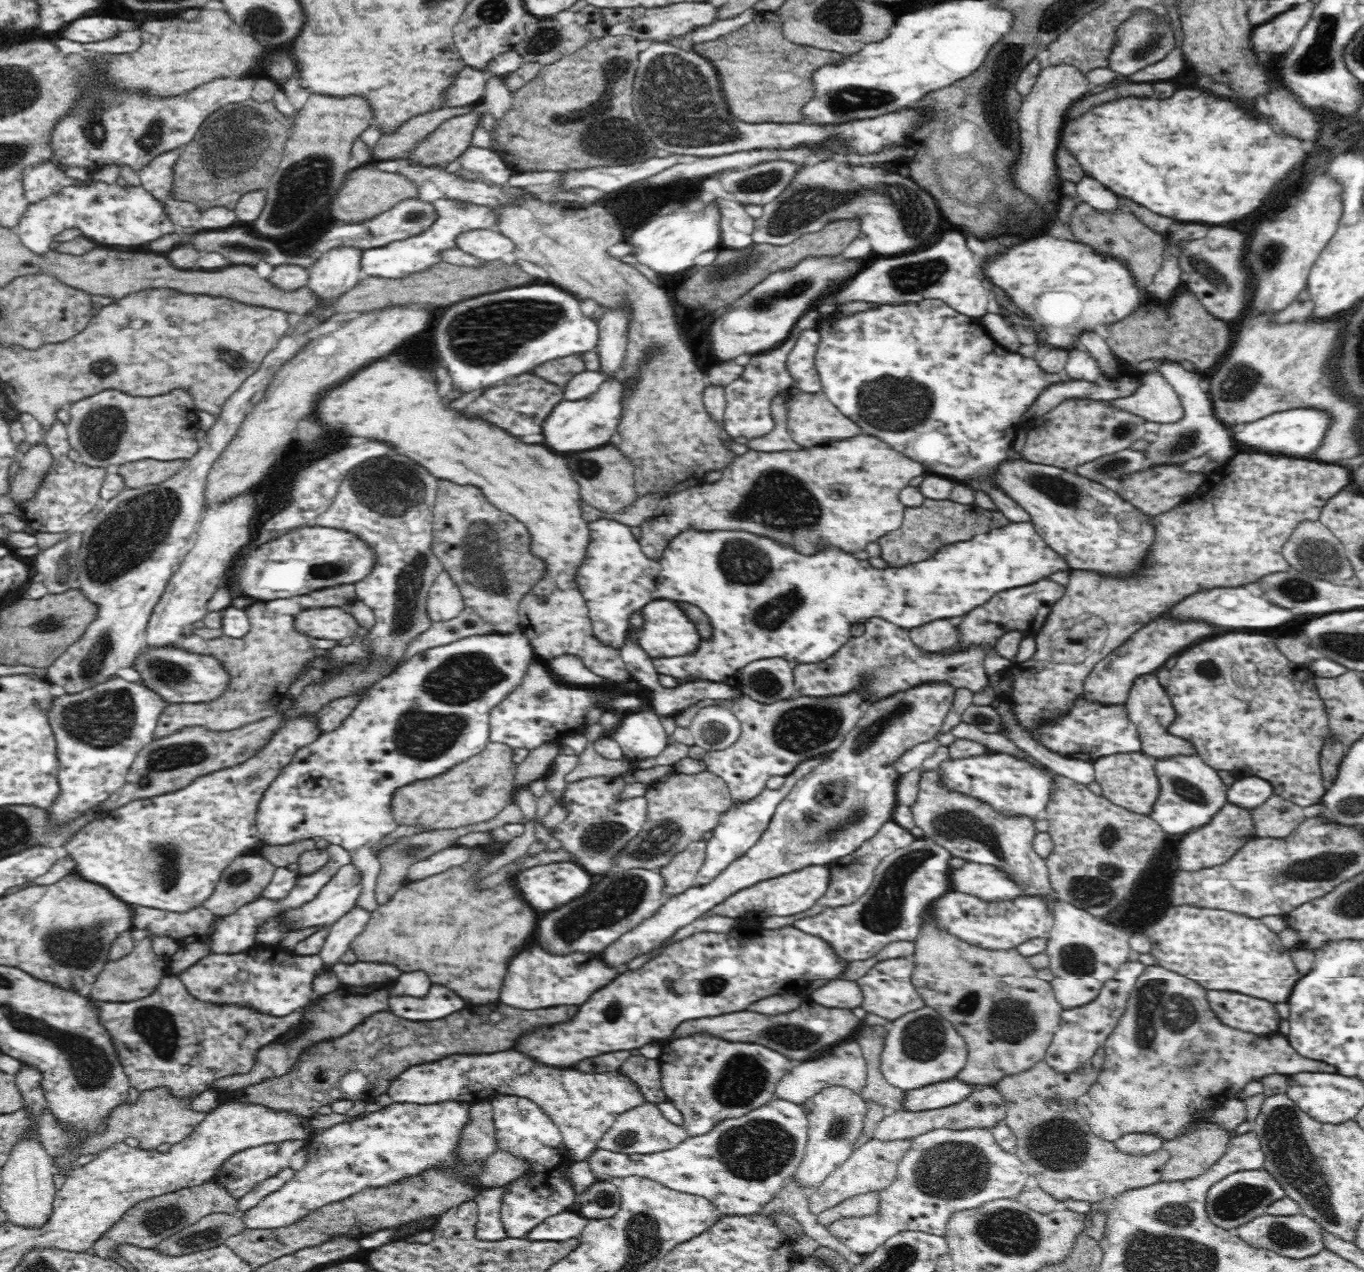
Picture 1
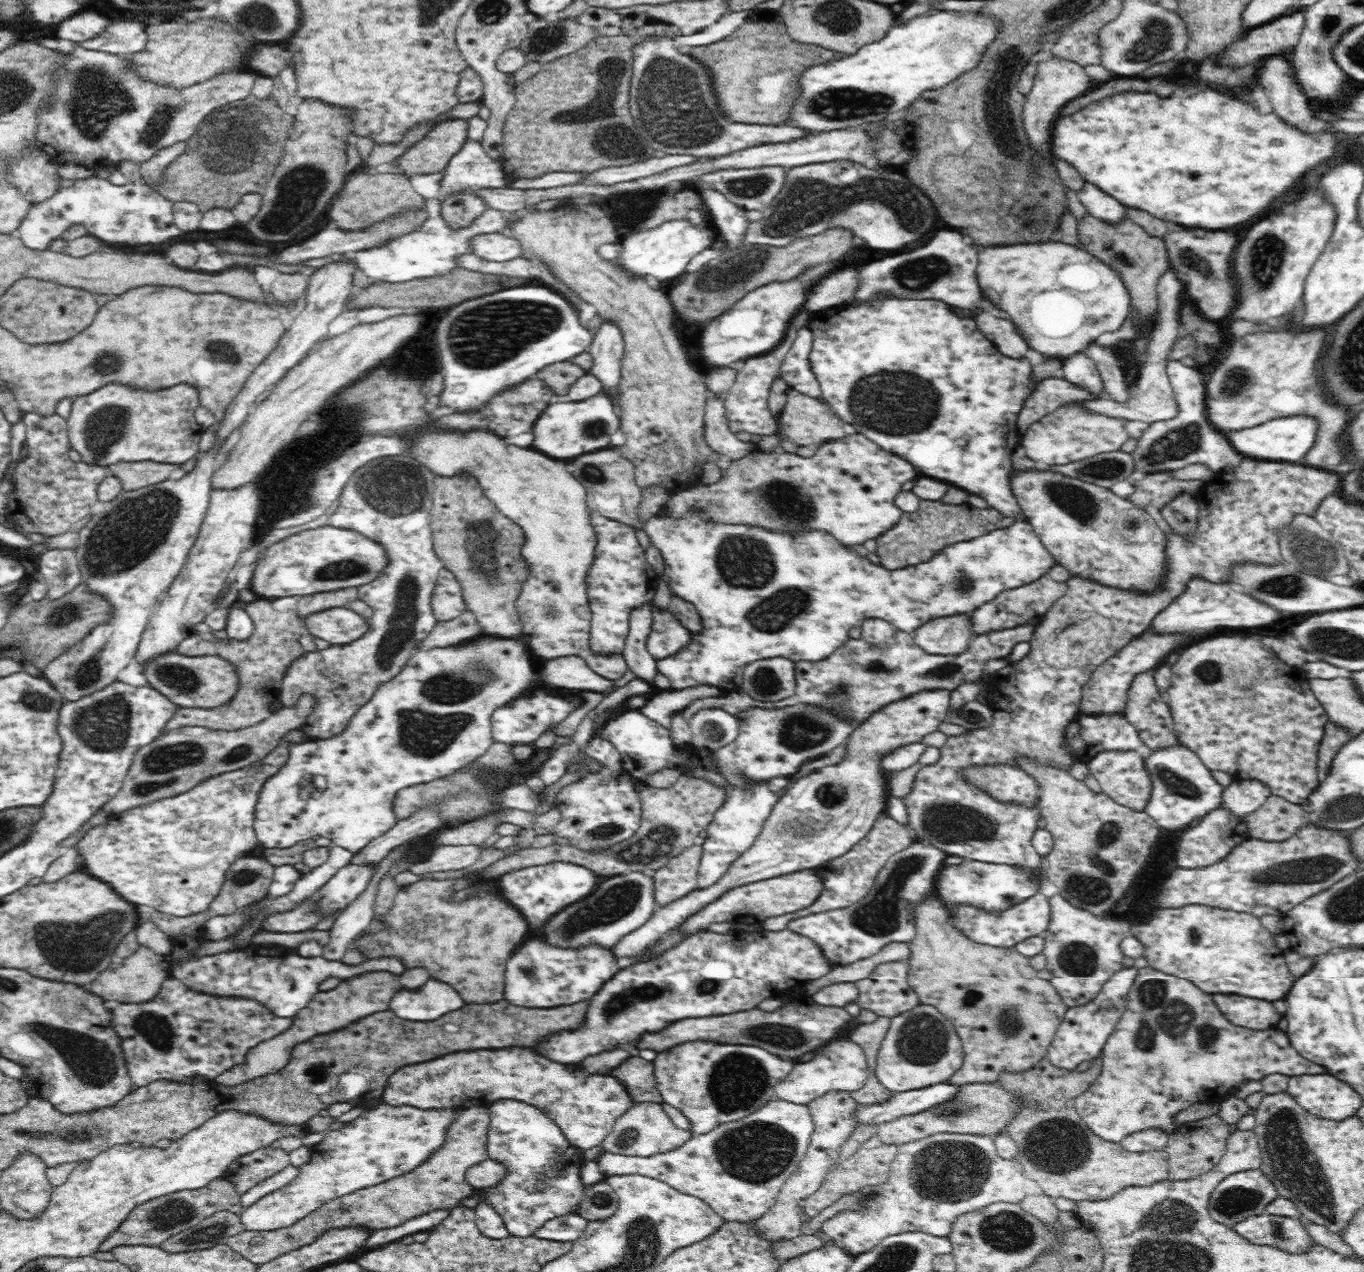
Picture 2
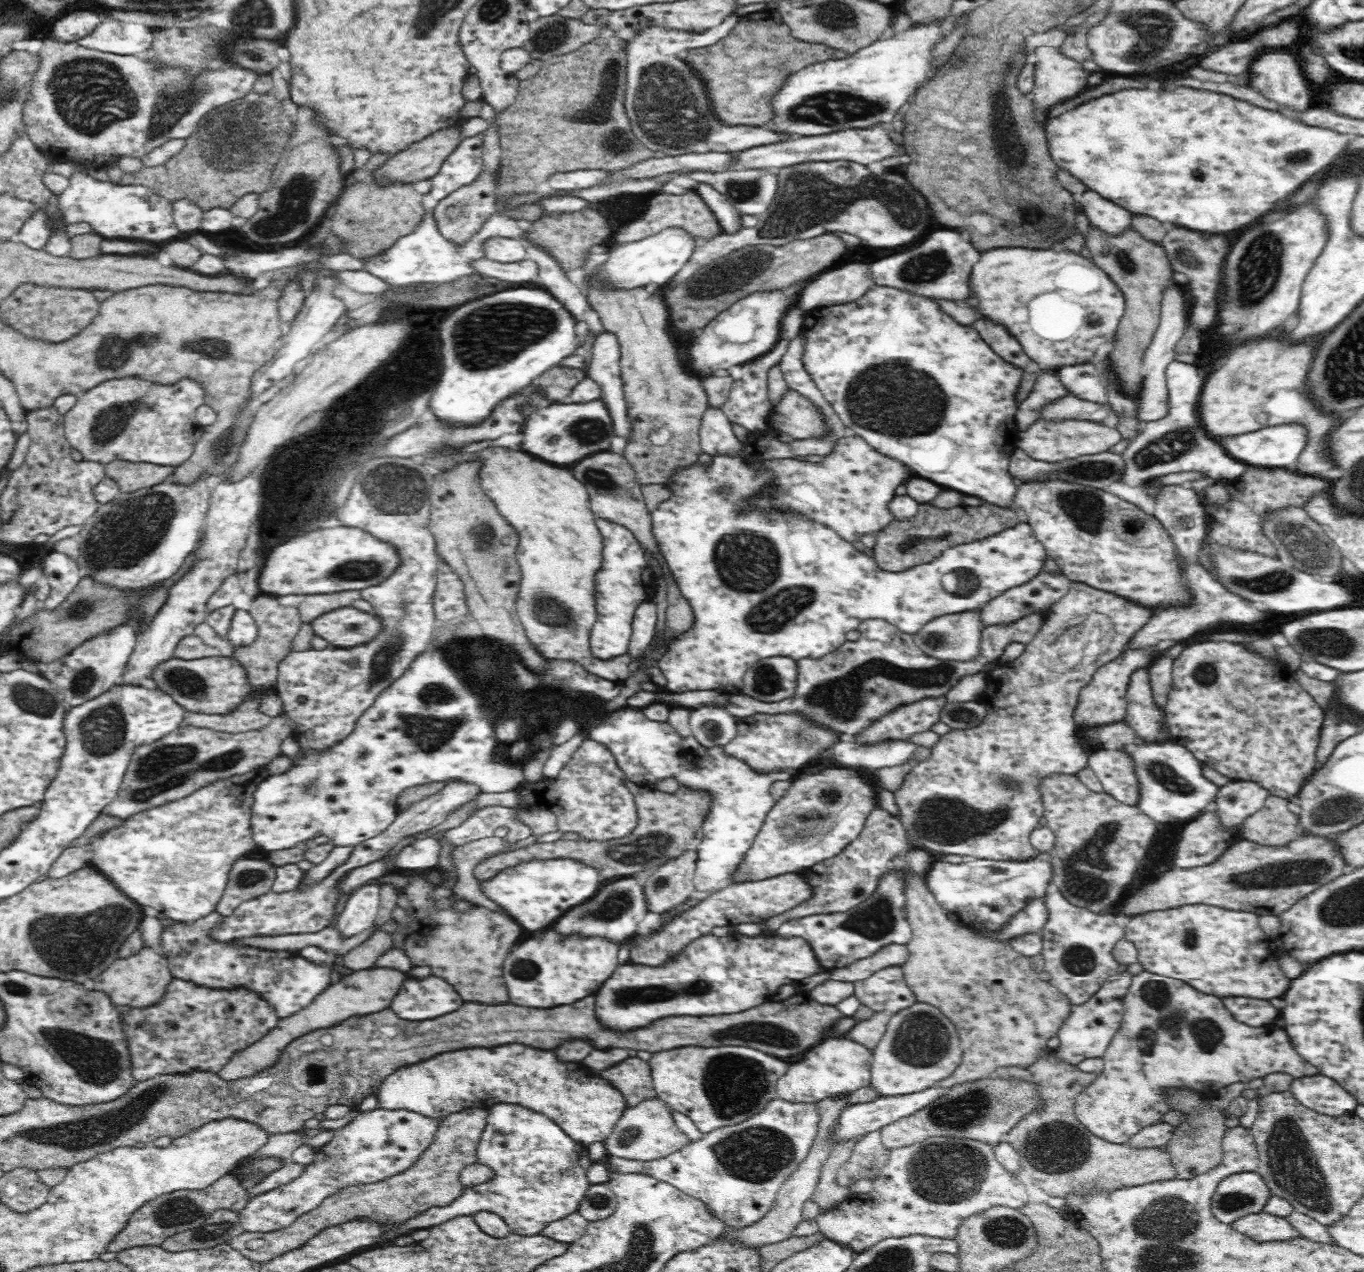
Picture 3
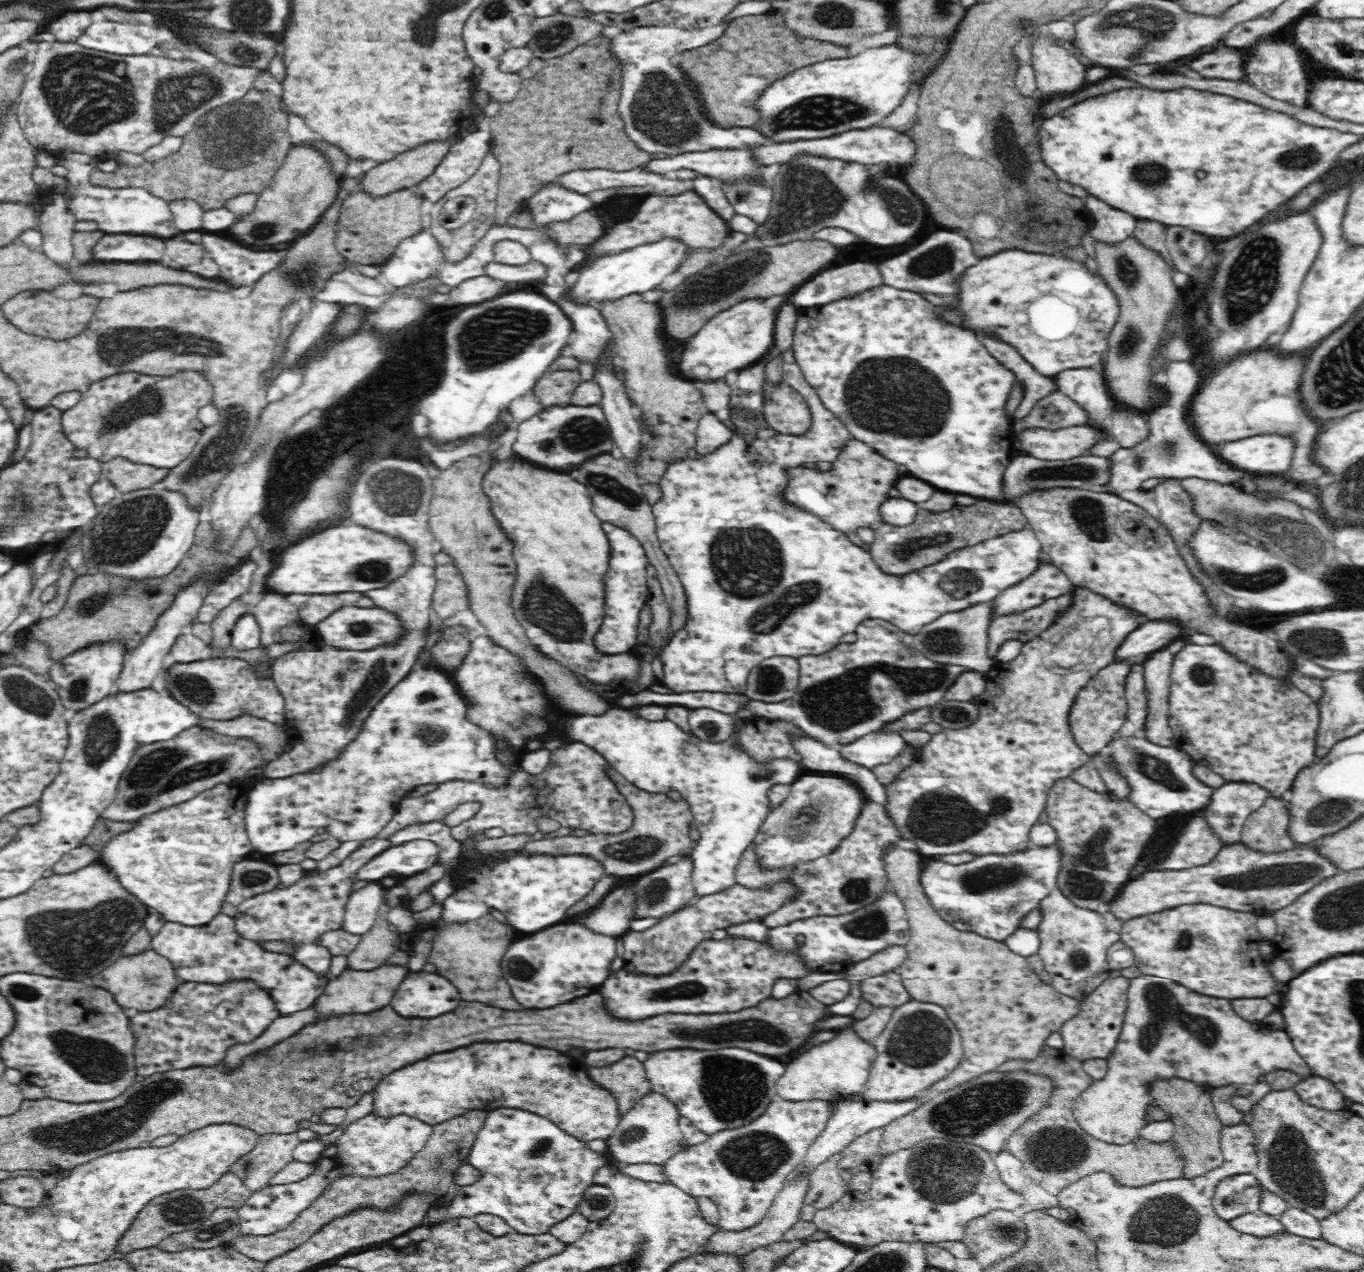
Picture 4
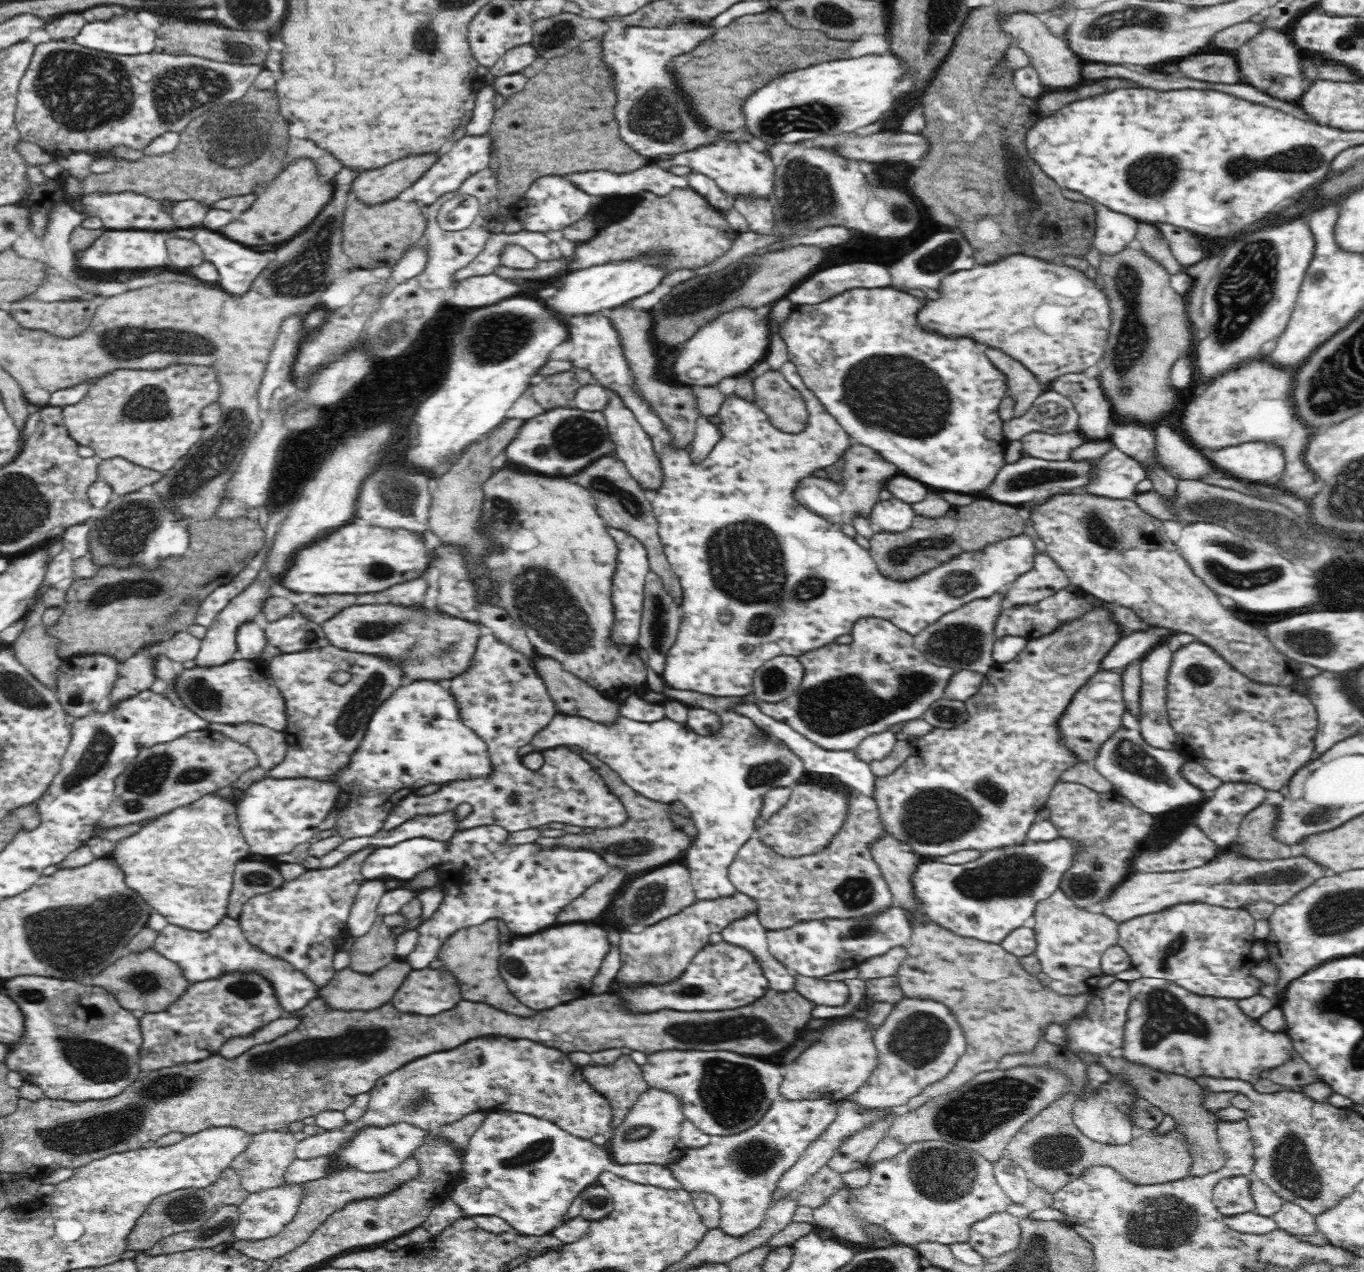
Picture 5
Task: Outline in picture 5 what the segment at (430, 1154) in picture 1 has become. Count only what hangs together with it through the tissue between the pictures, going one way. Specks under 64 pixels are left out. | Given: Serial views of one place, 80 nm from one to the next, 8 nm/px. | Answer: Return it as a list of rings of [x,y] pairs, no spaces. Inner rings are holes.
[[[397,1122],[396,1125],[388,1127],[366,1126],[357,1131],[346,1145],[328,1154],[324,1159],[334,1167],[333,1171],[342,1169],[356,1169],[369,1173],[389,1171],[410,1158],[416,1149],[424,1146],[429,1135],[432,1133],[420,1130],[410,1125],[410,1122]],[[305,1183],[284,1184],[249,1193],[244,1202],[237,1207],[239,1219],[233,1230],[233,1236],[240,1241],[256,1241],[275,1237],[282,1232],[286,1225],[292,1222],[306,1196],[308,1195]]]

